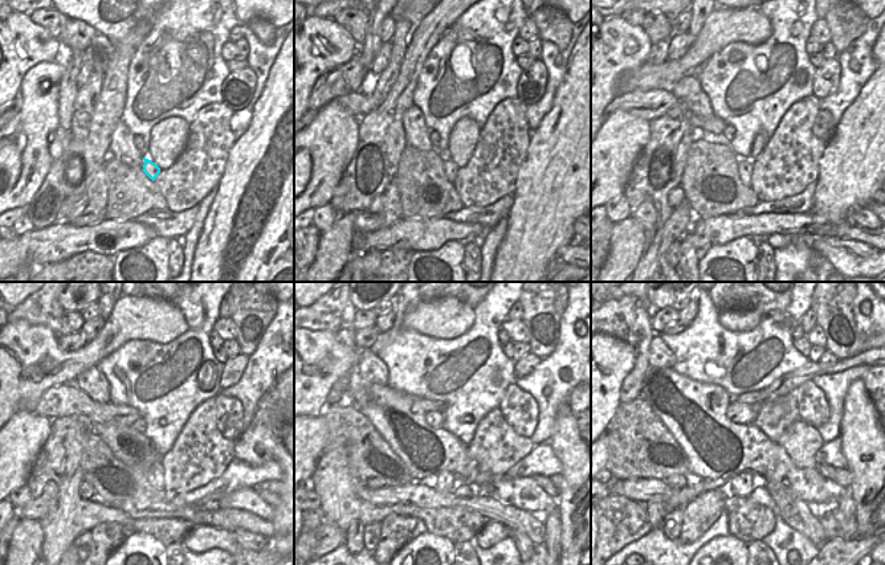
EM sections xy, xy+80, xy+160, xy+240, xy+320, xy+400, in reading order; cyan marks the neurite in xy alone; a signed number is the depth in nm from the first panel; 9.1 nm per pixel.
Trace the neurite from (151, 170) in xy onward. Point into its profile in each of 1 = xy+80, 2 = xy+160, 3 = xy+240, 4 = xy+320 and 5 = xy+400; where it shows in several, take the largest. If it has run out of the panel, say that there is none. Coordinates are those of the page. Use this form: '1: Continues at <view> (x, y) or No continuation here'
1: Continues at xy+80 (451, 170)
2: Continues at xy+160 (745, 167)
3: Continues at xy+240 (154, 474)
4: Continues at xy+320 (445, 482)
5: Continues at xy+400 (742, 484)

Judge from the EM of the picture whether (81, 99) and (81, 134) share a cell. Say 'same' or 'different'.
same

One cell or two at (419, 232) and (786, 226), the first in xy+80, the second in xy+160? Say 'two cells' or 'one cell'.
one cell

